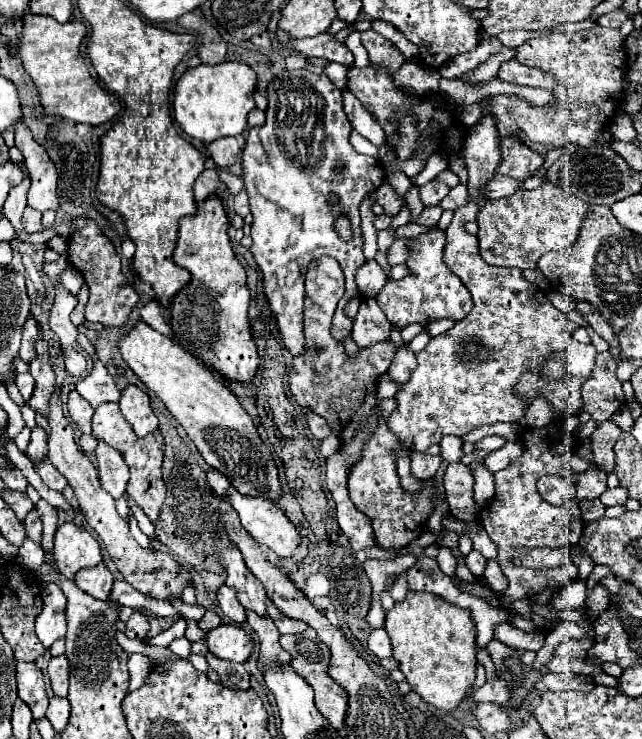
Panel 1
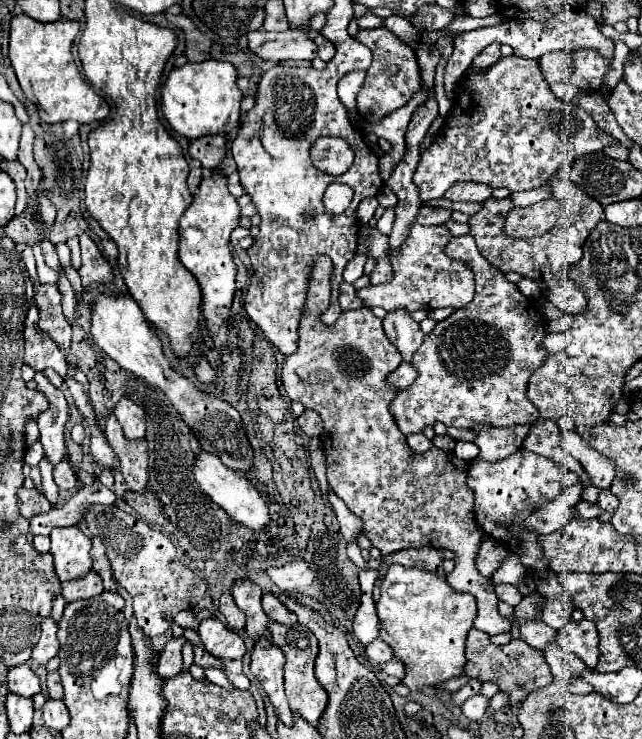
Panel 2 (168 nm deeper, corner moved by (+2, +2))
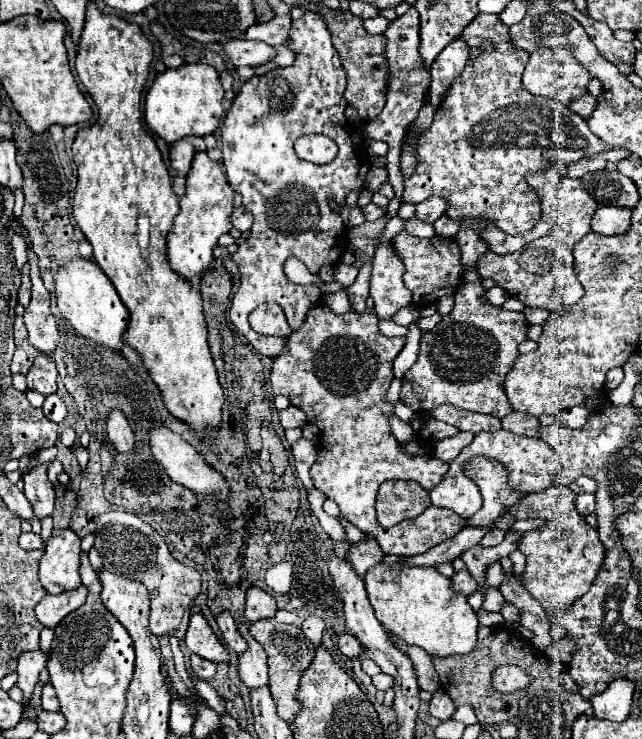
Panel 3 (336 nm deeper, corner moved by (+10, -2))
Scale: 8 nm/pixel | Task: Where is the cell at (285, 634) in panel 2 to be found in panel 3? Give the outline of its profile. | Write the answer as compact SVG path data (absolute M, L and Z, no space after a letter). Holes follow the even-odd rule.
M275 619L257 621L249 627L249 631L257 641L261 641L263 649L267 651L267 657L269 657L269 687L271 687L271 695L277 703L277 713L287 723L293 723L297 713L301 711L301 701L297 699L299 679L315 657L315 645L309 639L305 639L305 635L299 627L283 625Z

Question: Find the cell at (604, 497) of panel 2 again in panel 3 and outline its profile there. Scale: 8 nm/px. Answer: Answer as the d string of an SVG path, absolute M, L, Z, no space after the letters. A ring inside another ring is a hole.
M581 493L581 495L577 495L575 505L577 505L577 511L579 511L581 515L589 515L589 513L595 511L595 495L591 495L591 493Z

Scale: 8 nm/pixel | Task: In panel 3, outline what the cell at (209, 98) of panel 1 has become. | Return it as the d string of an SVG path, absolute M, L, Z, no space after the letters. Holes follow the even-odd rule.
M205 63L181 65L177 69L165 69L161 75L157 75L157 79L153 81L153 85L149 87L147 97L145 97L145 122L152 133L165 139L167 143L175 143L175 141L189 137L189 135L199 135L199 137L211 135L219 129L223 117L225 117L225 109L223 109L223 87L219 81L219 73L215 67L205 65Z

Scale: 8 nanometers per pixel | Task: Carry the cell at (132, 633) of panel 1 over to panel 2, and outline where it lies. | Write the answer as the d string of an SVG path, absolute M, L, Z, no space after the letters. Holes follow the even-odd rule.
M93 505L85 513L85 519L91 535L101 537L113 575L132 597L137 621L145 635L157 637L169 631L179 611L193 609L203 599L207 589L205 579L179 561L177 549L167 535L113 505Z

